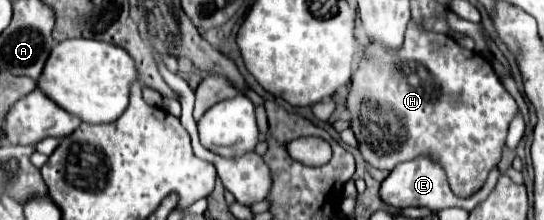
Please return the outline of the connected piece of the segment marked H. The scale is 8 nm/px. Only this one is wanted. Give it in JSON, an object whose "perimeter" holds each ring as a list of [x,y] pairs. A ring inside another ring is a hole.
{"perimeter":[[[414,22],[408,26],[400,54],[388,54],[372,44],[368,46],[364,60],[360,60],[352,76],[352,92],[348,94],[346,106],[352,114],[352,130],[360,142],[360,152],[370,166],[390,172],[400,162],[426,156],[444,168],[452,192],[464,198],[480,190],[488,172],[500,164],[510,122],[518,114],[514,98],[482,56],[462,48],[446,34],[428,34]],[[392,114],[398,122],[396,132],[392,132]]]}

